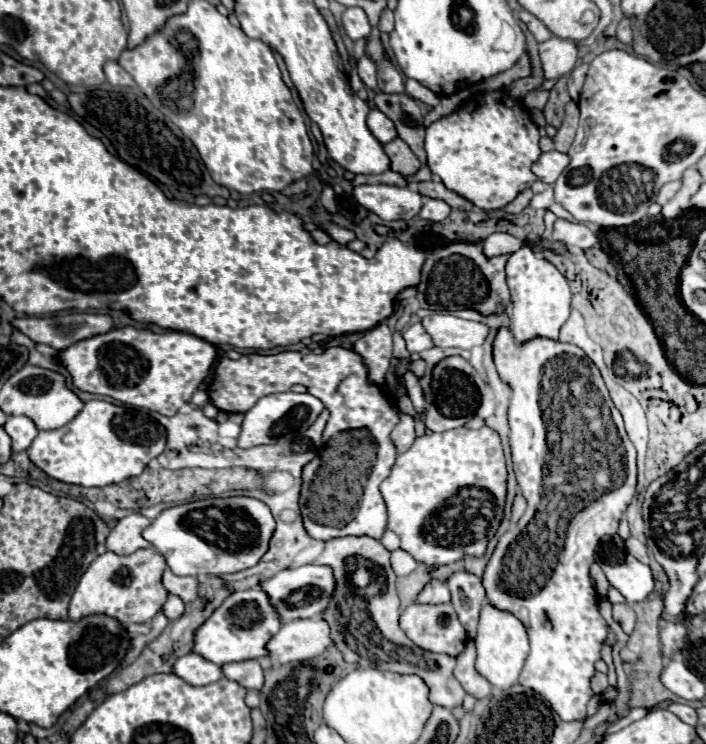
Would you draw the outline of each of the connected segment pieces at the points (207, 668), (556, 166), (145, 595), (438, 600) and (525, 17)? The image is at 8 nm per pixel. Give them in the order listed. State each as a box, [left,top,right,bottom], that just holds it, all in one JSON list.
[[172,652,222,686],[532,150,570,184],[70,548,168,624],[418,580,450,604],[516,10,552,42]]

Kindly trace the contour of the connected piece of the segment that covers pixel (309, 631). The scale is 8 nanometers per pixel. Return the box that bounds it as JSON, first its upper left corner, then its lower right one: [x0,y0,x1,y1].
[268,616,332,668]

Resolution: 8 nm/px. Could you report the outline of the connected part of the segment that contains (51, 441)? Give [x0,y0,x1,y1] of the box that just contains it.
[28,400,166,486]

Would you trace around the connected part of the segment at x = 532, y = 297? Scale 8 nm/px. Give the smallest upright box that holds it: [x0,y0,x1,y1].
[506,244,570,342]

